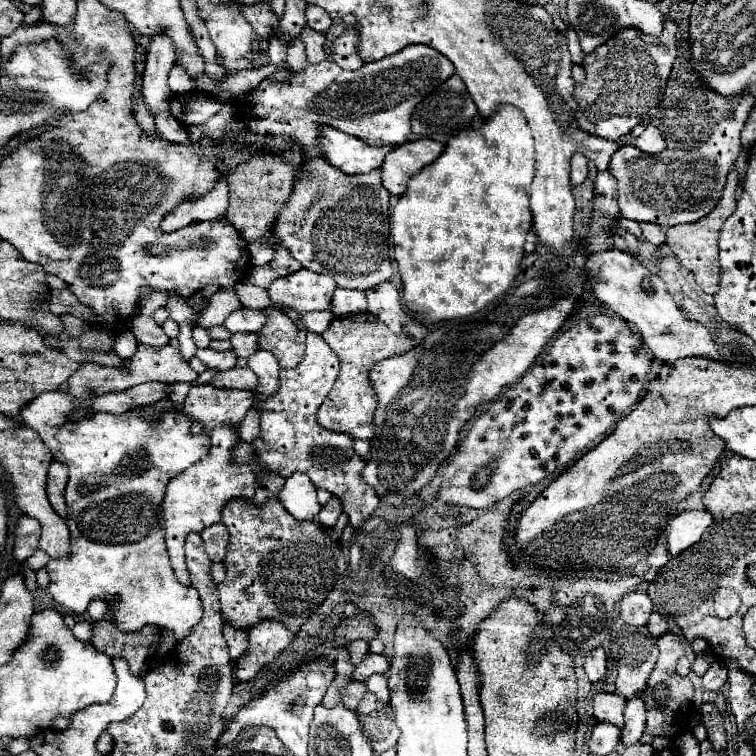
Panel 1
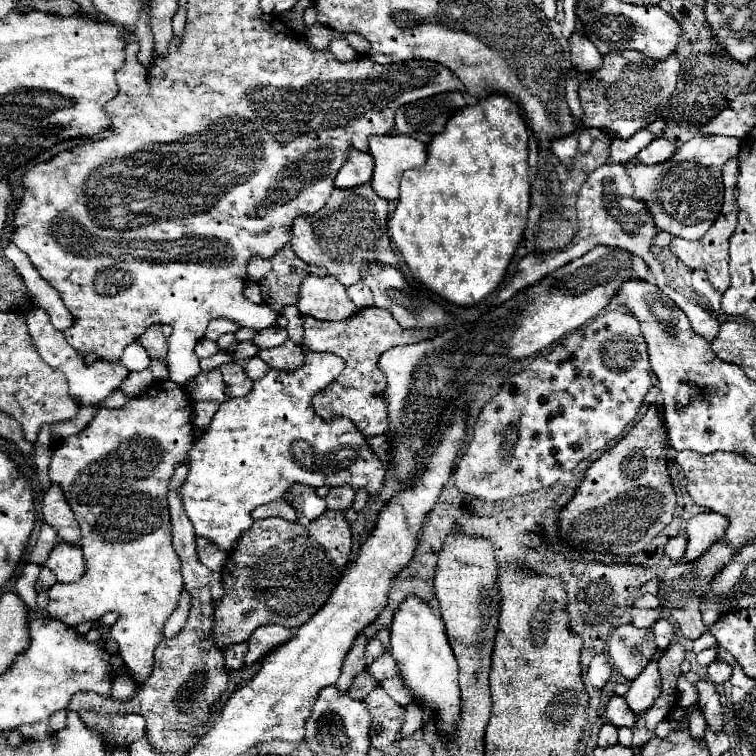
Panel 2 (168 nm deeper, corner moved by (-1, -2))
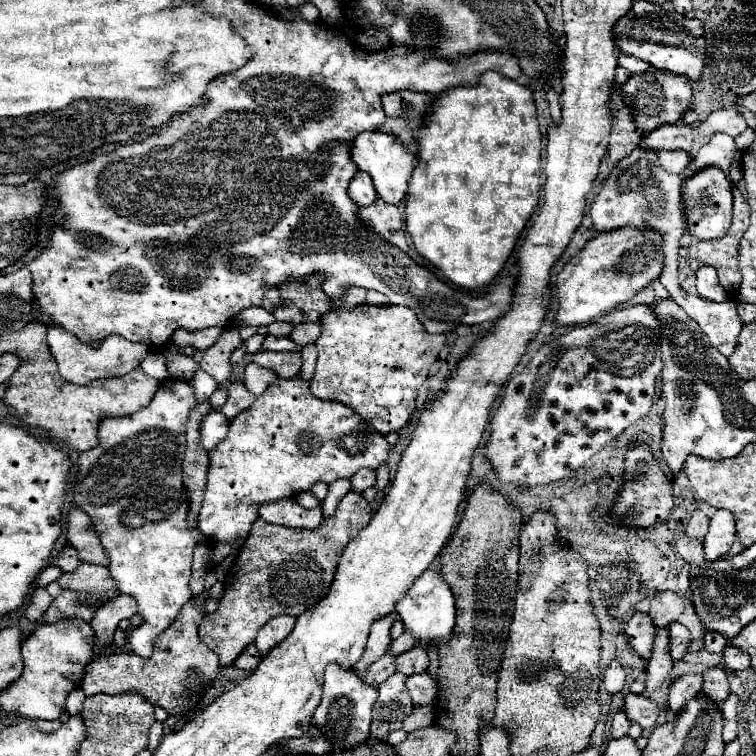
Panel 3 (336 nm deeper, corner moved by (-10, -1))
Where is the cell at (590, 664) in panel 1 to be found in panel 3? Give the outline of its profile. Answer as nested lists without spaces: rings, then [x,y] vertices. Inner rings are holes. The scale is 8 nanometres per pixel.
[[[614,659],[608,667],[606,667],[606,673],[604,673],[604,685],[608,689],[608,693],[618,693],[622,687],[624,687],[624,681],[626,679],[626,673],[624,673],[624,667]]]

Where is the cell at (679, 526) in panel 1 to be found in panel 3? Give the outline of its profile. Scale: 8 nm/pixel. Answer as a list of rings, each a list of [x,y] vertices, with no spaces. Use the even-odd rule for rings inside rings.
[[[718,509],[710,519],[710,531],[704,539],[704,555],[708,561],[718,561],[730,555],[730,549],[736,541],[736,525],[732,513]]]

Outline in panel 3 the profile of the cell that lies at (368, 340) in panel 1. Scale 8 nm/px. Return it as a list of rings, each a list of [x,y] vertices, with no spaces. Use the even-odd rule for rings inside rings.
[[[358,305],[358,307],[354,307],[354,309],[344,309],[344,307],[340,307],[340,309],[328,311],[328,313],[320,319],[320,325],[324,325],[324,329],[322,329],[322,335],[320,335],[318,341],[316,341],[318,363],[316,363],[314,377],[312,377],[312,381],[310,381],[310,391],[312,391],[312,395],[316,395],[318,399],[334,399],[334,401],[340,401],[340,403],[352,407],[364,421],[368,421],[368,423],[370,423],[376,431],[380,431],[382,435],[392,433],[392,431],[398,431],[400,427],[404,427],[404,425],[410,421],[410,415],[416,411],[416,407],[414,407],[416,391],[418,391],[418,387],[428,379],[430,367],[432,367],[432,363],[438,359],[438,353],[440,353],[440,349],[442,349],[444,343],[446,343],[446,335],[430,335],[430,333],[420,325],[416,313],[414,313],[412,309],[408,309],[408,307],[404,307],[404,305],[384,305],[384,307]]]

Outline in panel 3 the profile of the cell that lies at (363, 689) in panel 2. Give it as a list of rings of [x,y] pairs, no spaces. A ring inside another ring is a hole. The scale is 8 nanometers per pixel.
[[[386,653],[386,655],[382,655],[378,661],[374,661],[374,663],[366,669],[366,673],[362,675],[362,679],[368,681],[370,685],[380,685],[380,683],[386,681],[394,671],[396,671],[394,655]]]

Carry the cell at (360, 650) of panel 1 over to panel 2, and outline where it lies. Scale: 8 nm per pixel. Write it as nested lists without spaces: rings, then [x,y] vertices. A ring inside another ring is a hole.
[[[371,638],[369,644],[367,644],[367,650],[365,650],[365,662],[371,664],[371,662],[373,662],[375,658],[379,658],[383,652],[385,652],[383,644],[381,644],[377,638]]]

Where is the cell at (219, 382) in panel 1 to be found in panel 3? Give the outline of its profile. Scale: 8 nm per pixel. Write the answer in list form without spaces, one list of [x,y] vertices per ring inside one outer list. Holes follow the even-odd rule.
[[[238,381],[238,383],[232,383],[232,385],[228,387],[228,401],[222,405],[220,411],[222,411],[228,419],[232,419],[232,417],[236,417],[240,411],[248,409],[254,399],[256,399],[256,397],[244,389],[244,383],[240,383],[240,381]]]

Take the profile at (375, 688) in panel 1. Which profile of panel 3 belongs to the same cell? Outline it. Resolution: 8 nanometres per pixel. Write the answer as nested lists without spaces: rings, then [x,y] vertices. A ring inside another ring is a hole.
[[[428,673],[410,675],[406,679],[406,689],[408,689],[408,693],[412,697],[412,703],[416,707],[420,707],[420,705],[434,705],[438,695],[440,695],[438,681],[434,677],[430,677]]]

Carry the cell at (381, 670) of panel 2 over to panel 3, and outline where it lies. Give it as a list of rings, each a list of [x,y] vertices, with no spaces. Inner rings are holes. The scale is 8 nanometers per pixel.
[[[416,645],[408,653],[400,653],[396,657],[396,669],[404,675],[414,675],[414,673],[424,673],[430,665],[428,653],[422,645]]]

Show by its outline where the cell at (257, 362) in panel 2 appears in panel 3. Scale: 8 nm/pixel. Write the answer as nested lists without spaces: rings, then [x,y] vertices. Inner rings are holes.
[[[248,363],[244,369],[244,385],[250,393],[254,395],[262,395],[266,391],[266,387],[276,379],[276,375],[270,373],[270,369],[260,369],[260,365],[252,365]]]

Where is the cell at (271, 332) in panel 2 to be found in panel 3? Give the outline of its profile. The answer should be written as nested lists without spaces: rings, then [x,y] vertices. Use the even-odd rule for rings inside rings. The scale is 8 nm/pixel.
[[[304,323],[304,325],[296,325],[292,331],[292,339],[298,345],[308,345],[314,343],[320,337],[320,323]]]

